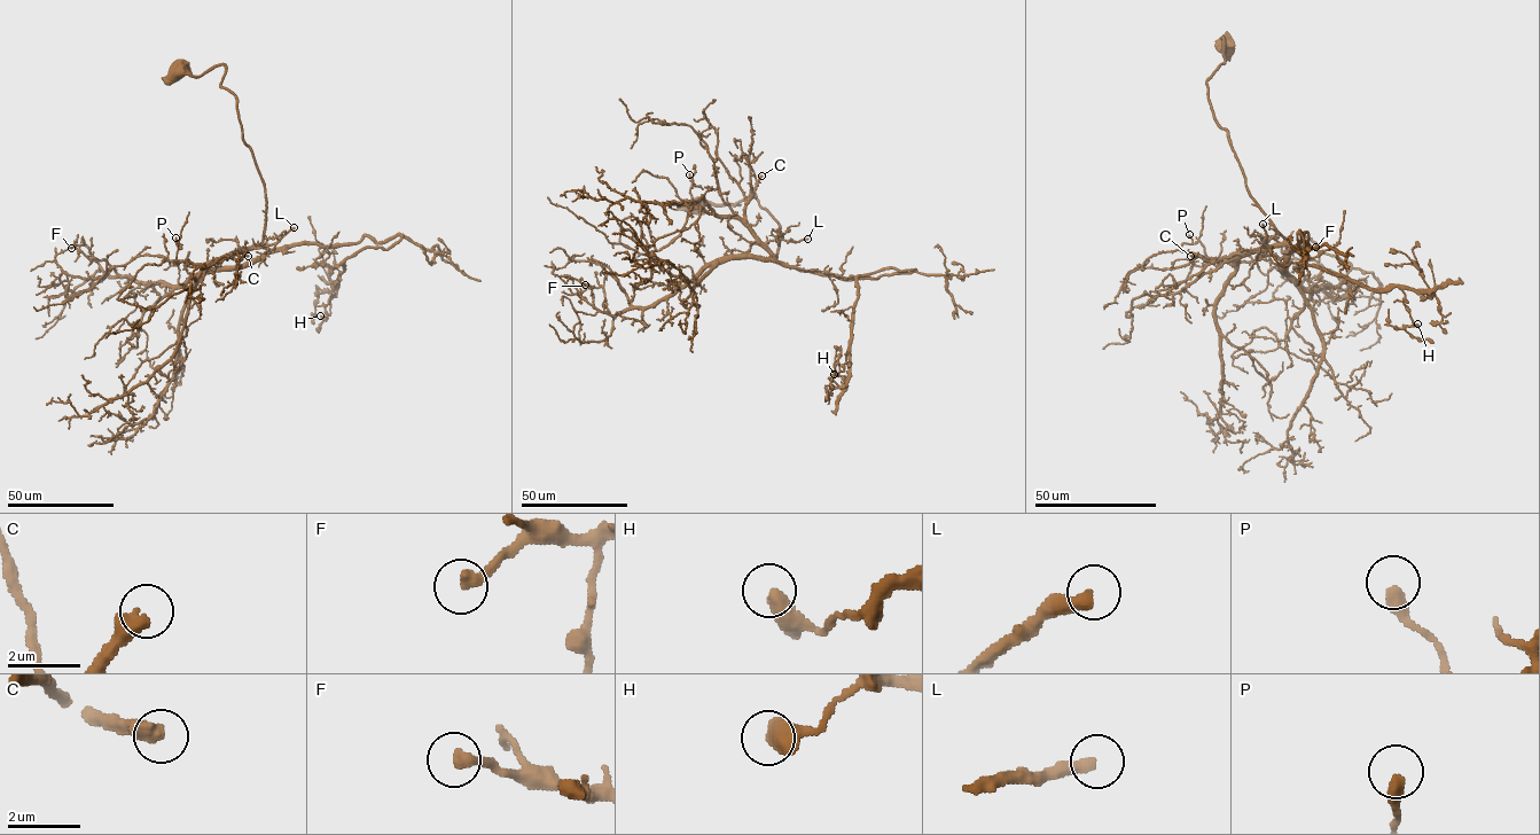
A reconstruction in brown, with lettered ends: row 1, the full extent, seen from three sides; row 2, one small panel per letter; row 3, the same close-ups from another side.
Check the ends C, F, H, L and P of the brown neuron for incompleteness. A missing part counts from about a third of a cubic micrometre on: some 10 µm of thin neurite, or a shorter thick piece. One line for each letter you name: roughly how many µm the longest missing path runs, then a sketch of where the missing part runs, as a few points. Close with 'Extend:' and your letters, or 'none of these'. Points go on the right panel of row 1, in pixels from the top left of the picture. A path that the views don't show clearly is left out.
C: about 25 µm are missing
L: about 30 µm are missing
Extend: C, L

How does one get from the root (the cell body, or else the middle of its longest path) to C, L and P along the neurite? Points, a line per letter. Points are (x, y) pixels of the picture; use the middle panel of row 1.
C: (696, 208), (739, 204), (734, 205), (750, 189), (780, 225), (775, 257), (745, 215), (747, 202), (761, 176)
L: (696, 208), (739, 204), (734, 205), (750, 189), (780, 225), (775, 257), (767, 242), (807, 239)
P: (696, 208), (739, 204), (750, 189), (780, 225), (776, 257), (739, 219), (701, 210), (692, 200), (689, 174)

